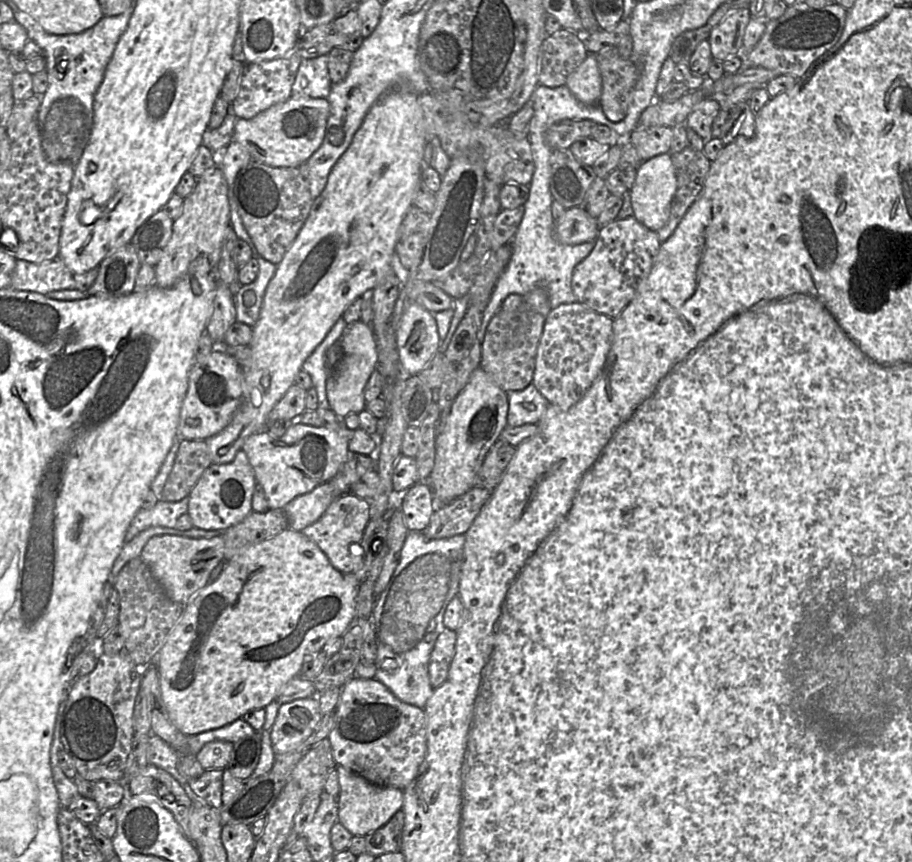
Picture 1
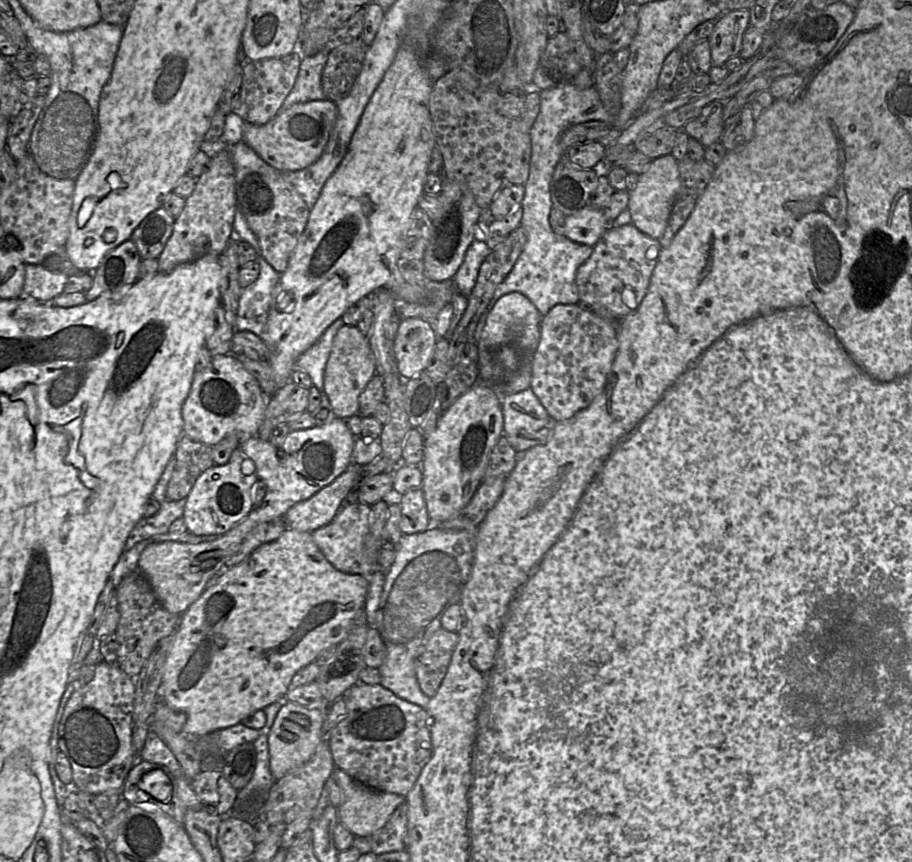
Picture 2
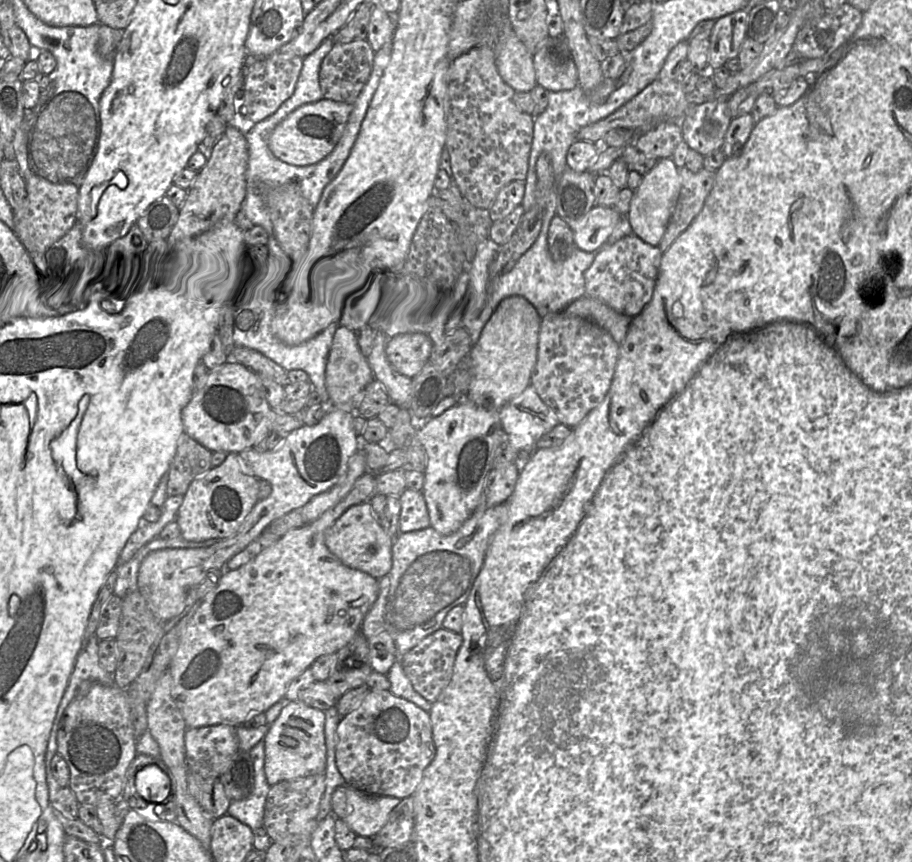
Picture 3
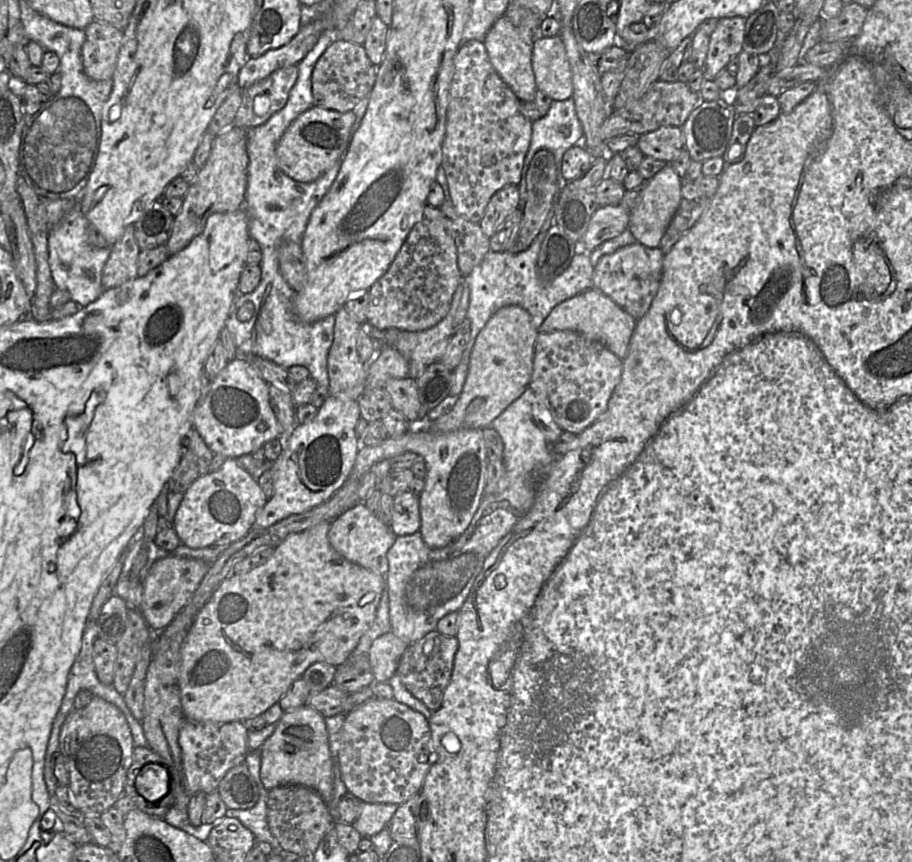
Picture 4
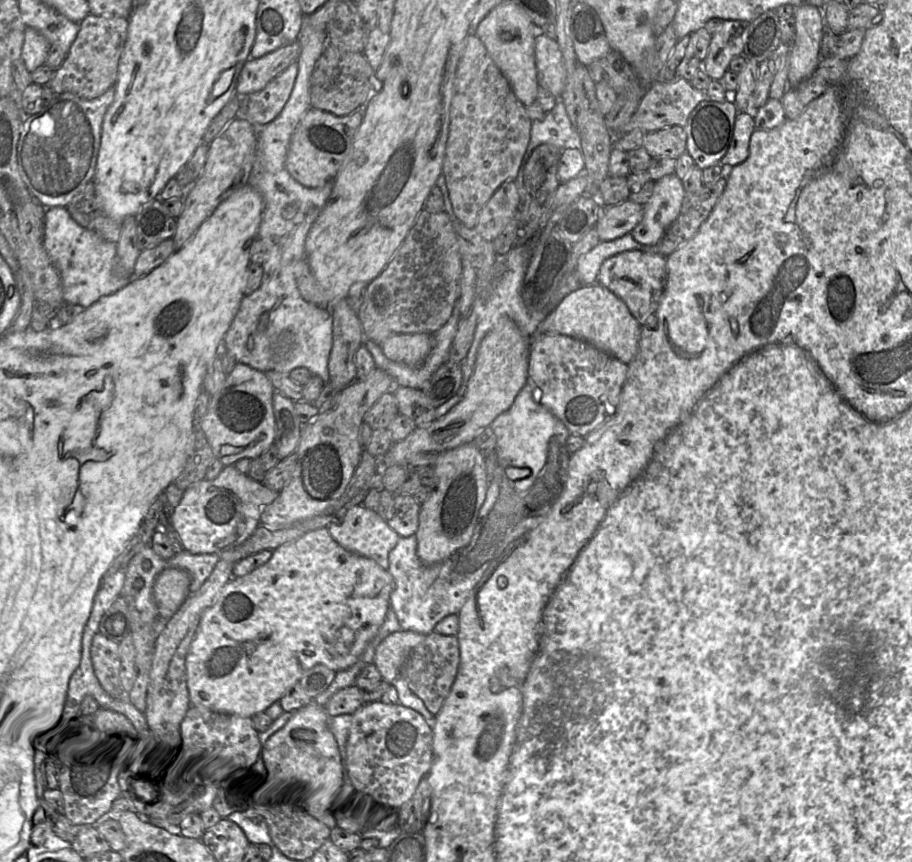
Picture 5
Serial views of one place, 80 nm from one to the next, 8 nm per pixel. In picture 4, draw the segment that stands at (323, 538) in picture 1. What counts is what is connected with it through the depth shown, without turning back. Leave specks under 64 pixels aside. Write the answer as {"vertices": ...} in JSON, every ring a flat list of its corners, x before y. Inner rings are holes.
{"vertices":[[357,502,353,507,332,520,328,532,330,545,340,555,381,576,386,576,388,573,387,552,394,544,396,537,391,528,383,524,363,502]]}

